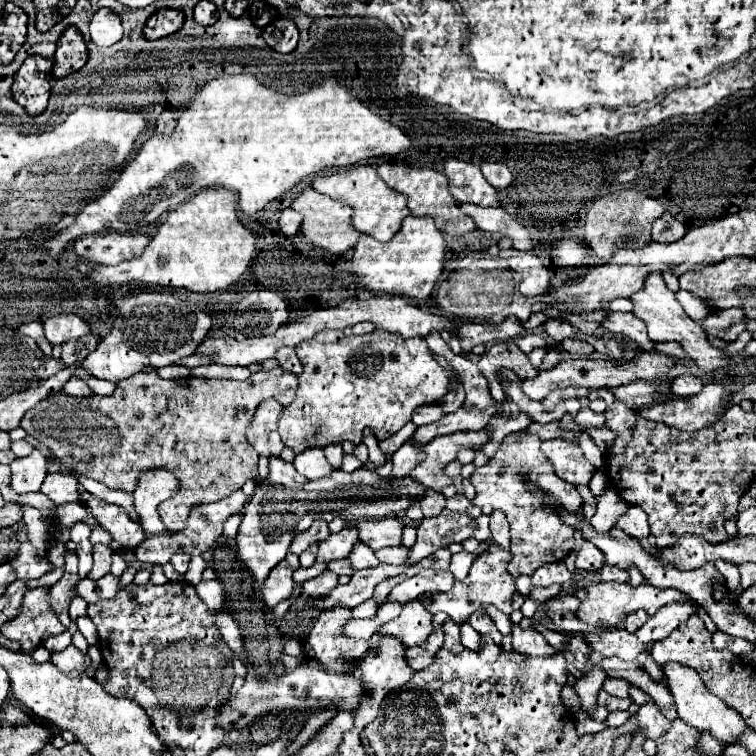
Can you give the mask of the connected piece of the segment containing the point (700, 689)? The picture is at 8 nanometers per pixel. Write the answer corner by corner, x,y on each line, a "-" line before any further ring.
667,663
663,667
663,675
667,681
667,687
675,699
677,705
677,713
679,717
689,723
691,727
699,729
699,731
711,731
713,737
717,737
719,741
731,745
737,737
737,733
741,733
747,725
743,721
743,717
739,717
739,713
735,709
731,709
729,705
725,705
719,697
715,697
713,693
709,693
709,689
703,685
699,673
691,667
679,665
679,663

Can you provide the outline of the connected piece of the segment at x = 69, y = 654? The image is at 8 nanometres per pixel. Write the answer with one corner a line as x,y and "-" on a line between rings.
69,645
65,651
61,653
53,653
51,661
59,667
59,671
63,673
87,673
87,669
91,667
91,657
89,655
81,655
73,645

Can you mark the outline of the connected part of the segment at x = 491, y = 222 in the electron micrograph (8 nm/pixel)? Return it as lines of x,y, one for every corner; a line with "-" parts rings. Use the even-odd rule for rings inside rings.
459,203
459,209
461,209
465,215
469,215
481,231
499,233
503,237
508,236
515,242
520,241
520,248
525,249
521,251
533,251
535,249
535,240
527,228
515,220
515,218
511,217
503,208
481,207
481,205
475,205
475,203

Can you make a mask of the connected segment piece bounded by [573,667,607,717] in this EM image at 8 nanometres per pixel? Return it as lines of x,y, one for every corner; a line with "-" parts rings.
595,667
591,671
587,671
581,679
575,681
573,689
575,689
575,695
579,697
579,705
581,709
591,717
591,713
599,707
597,705
597,693
605,681
605,671
601,667

